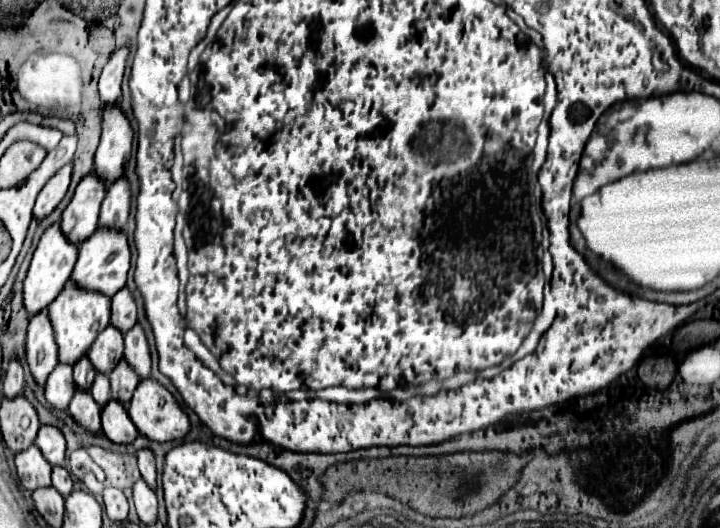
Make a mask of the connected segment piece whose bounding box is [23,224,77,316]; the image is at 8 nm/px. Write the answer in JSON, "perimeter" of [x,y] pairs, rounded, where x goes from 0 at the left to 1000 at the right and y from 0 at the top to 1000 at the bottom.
{"perimeter":[[[82,424],[68,428],[68,436],[63,436],[63,443],[54,455],[54,466],[46,481],[38,527],[32,534],[32,576],[40,591],[40,598],[49,598],[49,591],[63,587],[76,568],[76,561],[85,553],[90,534],[96,530],[104,492],[107,492],[107,466],[93,458]]]}

